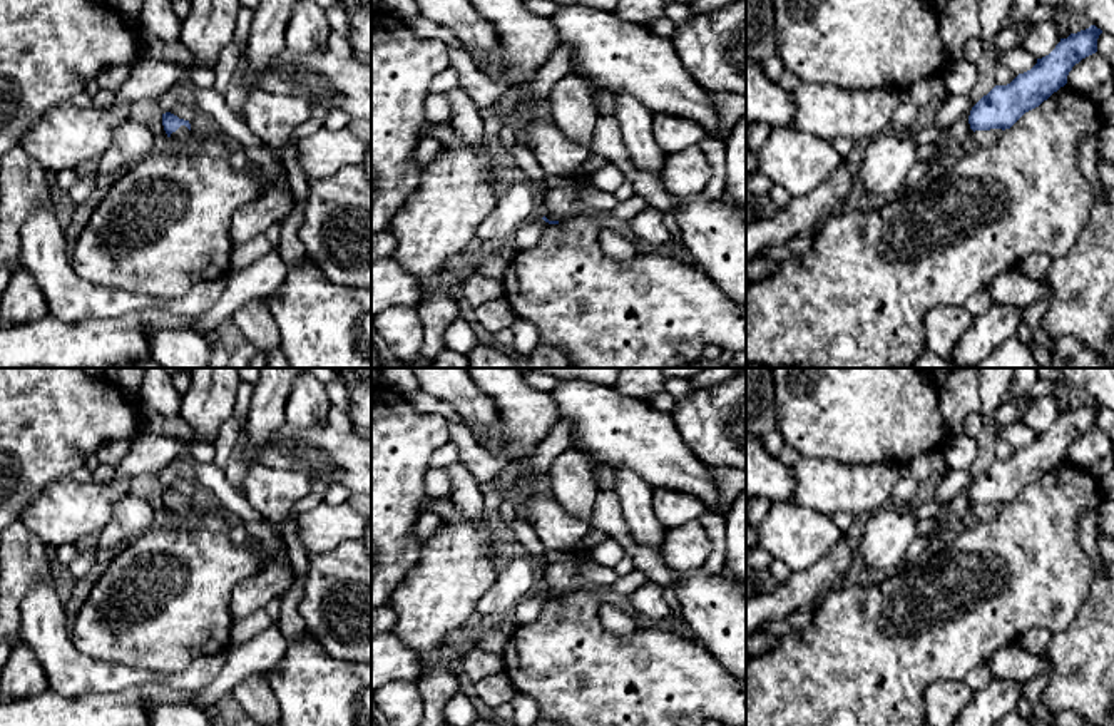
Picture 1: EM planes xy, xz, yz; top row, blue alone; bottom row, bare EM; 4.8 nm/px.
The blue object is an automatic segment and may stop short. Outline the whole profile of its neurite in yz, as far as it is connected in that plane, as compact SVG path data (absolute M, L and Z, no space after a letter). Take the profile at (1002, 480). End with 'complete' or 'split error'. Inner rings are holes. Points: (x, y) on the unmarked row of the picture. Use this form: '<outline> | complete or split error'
M1101 403L1086 405L1060 413L1055 423L1037 433L1037 438L1019 448L1007 460L995 460L970 485L968 498L975 505L1010 504L1025 487L1039 482L1067 458L1076 438L1097 427Z | complete

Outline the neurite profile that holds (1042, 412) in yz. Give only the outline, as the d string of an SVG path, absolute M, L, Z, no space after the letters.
M1052 395L1034 398L1027 413L1022 417L1022 423L1037 433L1049 430L1060 417L1057 401Z

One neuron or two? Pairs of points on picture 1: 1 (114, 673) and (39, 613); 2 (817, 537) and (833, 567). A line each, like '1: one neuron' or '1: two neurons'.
1: one neuron
2: two neurons

